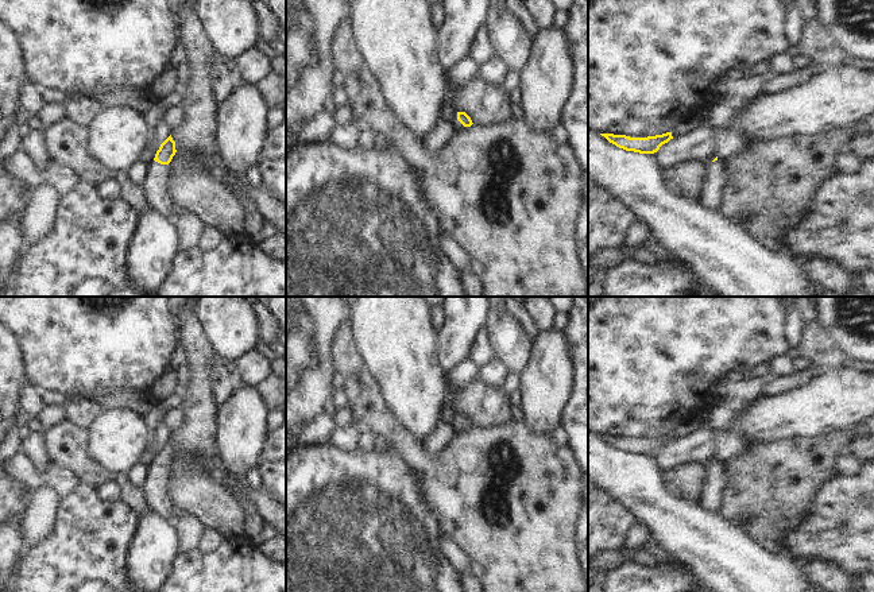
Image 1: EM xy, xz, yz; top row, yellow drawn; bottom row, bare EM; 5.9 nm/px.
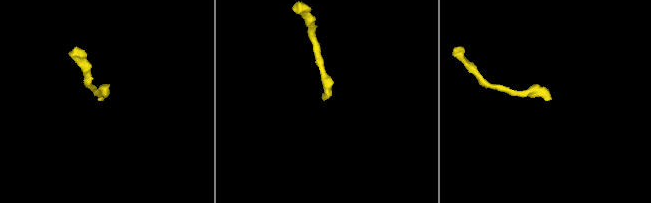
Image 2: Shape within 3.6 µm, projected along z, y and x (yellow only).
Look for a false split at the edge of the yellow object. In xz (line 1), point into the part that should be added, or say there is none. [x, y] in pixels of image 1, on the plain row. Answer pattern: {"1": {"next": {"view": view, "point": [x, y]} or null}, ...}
{"1": {"next": {"view": "xz", "point": [456, 426]}}}

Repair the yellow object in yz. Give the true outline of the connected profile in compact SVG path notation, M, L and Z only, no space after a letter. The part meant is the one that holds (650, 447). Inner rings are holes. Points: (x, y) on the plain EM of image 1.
M672 434L647 440L630 440L626 437L614 437L614 436L600 436L600 437L619 450L639 456L654 456L660 452L662 446L673 441Z

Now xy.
M171 437L161 446L154 463L147 468L147 479L143 487L144 502L151 512L158 514L171 526L175 518L170 515L170 508L174 504L167 494L169 465L175 457L175 444Z

